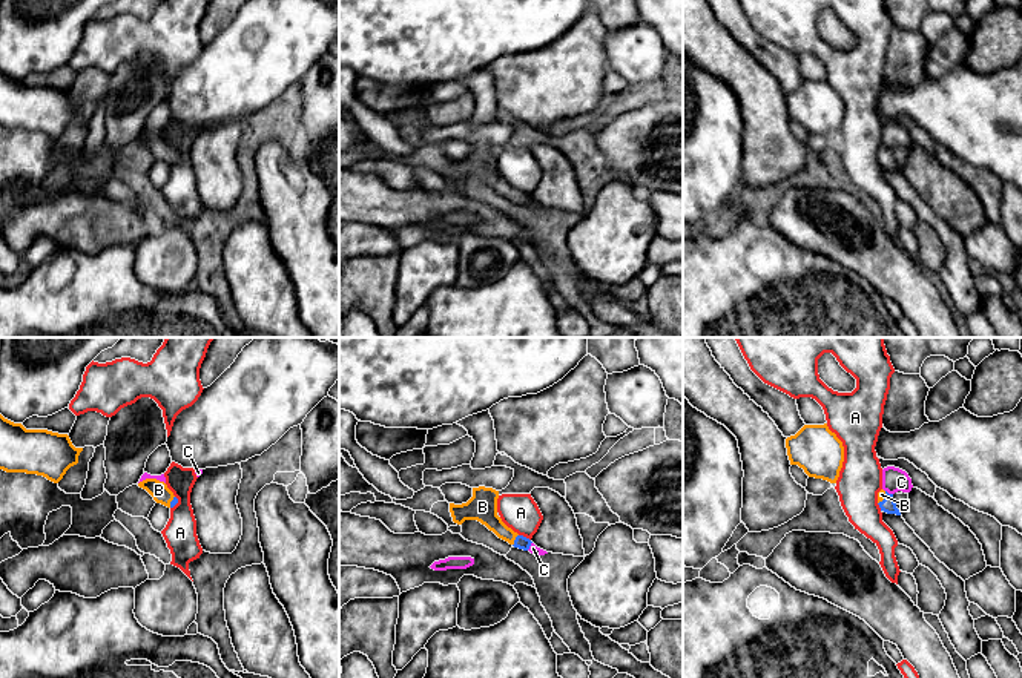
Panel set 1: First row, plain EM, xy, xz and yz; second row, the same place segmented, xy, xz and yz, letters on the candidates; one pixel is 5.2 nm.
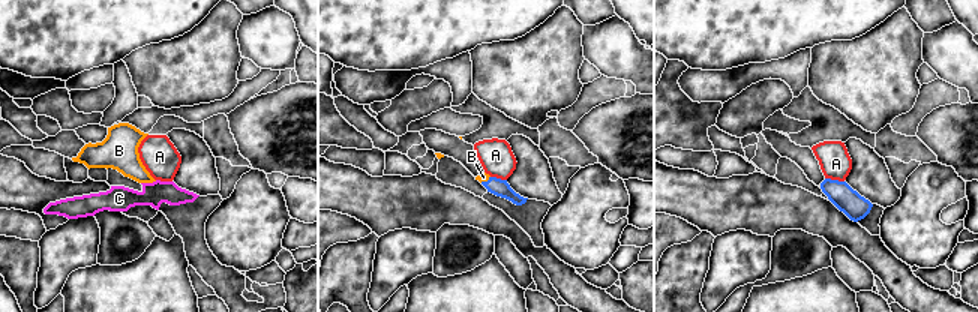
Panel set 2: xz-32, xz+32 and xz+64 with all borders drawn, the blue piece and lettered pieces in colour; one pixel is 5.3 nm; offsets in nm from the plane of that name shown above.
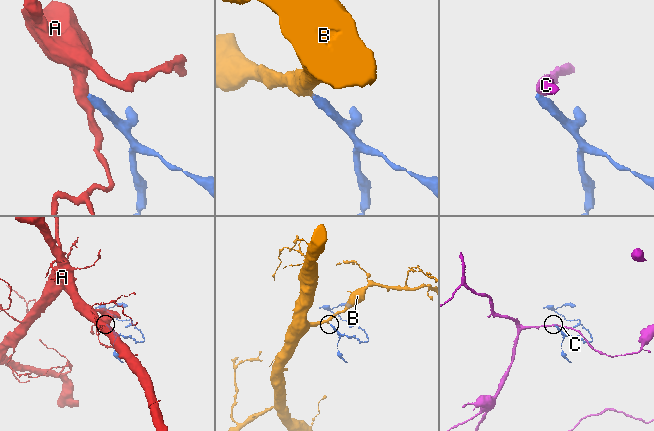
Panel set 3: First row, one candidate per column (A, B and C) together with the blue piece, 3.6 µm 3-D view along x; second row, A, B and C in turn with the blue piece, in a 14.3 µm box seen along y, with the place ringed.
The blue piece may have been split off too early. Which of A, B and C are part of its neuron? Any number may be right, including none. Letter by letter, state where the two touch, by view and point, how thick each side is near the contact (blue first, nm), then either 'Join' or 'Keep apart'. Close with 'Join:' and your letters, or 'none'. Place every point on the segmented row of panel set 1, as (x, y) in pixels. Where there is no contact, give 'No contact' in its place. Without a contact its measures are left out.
A: Touches blue at xz (525, 537). Thickness 70 nm (blue) against 190 nm. Keep apart
B: Touches blue at xz (514, 540). Thickness 70 nm (blue) against 160 nm. Join
C: Touches blue at yz (887, 493). Thickness 80 nm (blue) against 130 nm. Keep apart
Join: B

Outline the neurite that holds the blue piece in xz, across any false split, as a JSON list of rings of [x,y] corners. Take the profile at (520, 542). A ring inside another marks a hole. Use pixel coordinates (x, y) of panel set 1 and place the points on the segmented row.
[[[473,488],[473,497],[466,503],[450,503],[453,522],[462,525],[465,520],[477,520],[499,538],[508,541],[514,548],[528,551],[532,541],[523,535],[519,535],[502,522],[497,515],[497,499],[499,491],[493,488]]]

